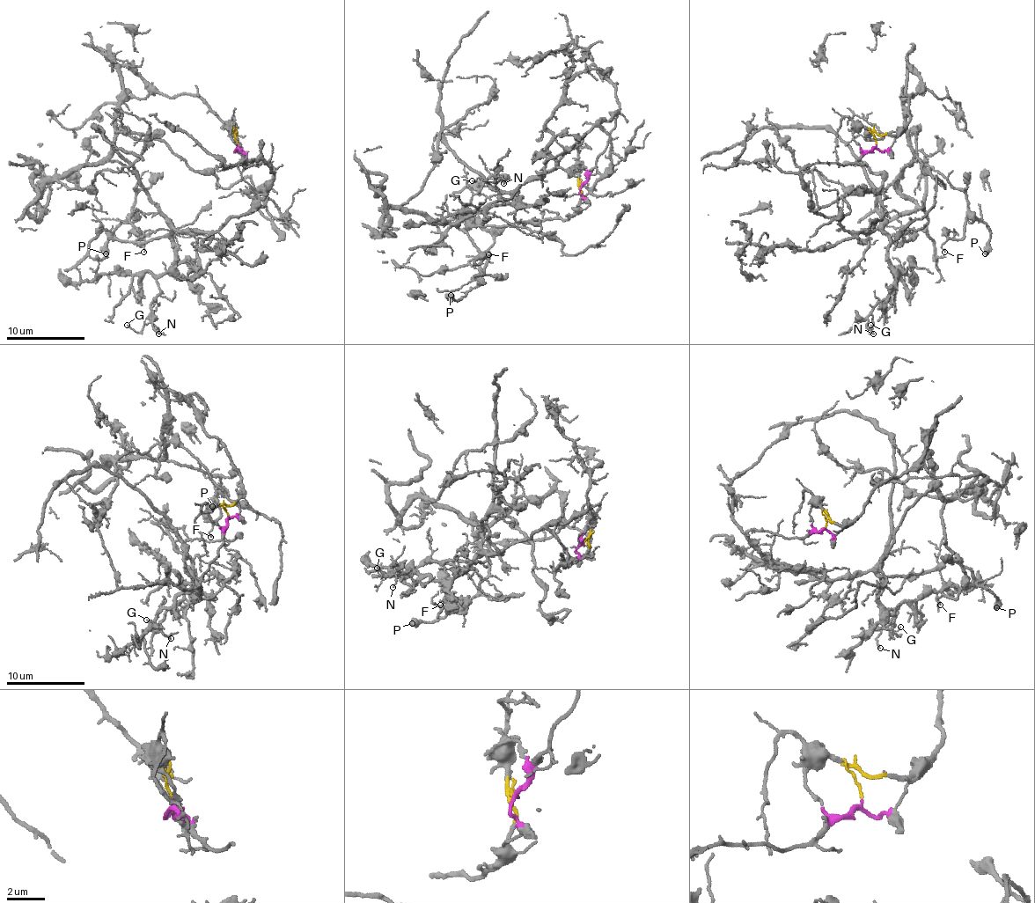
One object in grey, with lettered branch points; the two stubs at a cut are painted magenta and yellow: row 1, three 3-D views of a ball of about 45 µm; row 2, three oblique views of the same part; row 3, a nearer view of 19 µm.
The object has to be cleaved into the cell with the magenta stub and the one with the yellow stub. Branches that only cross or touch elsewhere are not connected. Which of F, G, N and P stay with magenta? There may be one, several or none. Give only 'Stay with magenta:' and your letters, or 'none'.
Stay with magenta: G, N

